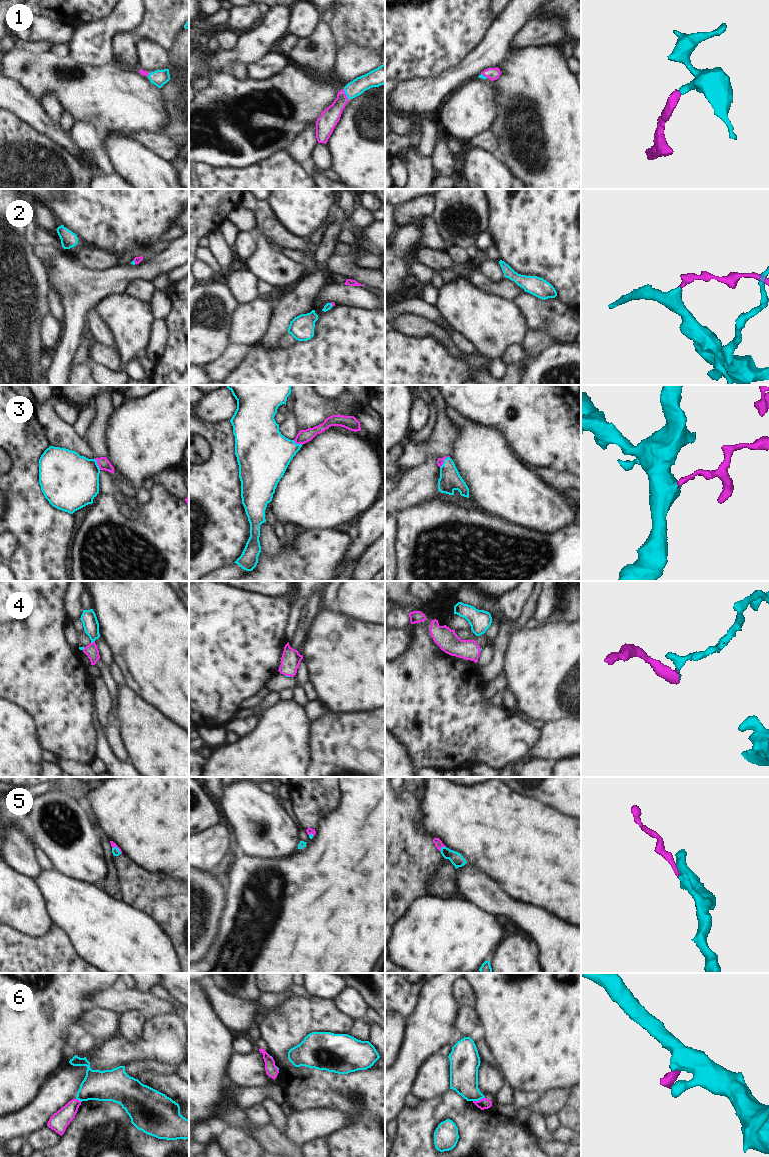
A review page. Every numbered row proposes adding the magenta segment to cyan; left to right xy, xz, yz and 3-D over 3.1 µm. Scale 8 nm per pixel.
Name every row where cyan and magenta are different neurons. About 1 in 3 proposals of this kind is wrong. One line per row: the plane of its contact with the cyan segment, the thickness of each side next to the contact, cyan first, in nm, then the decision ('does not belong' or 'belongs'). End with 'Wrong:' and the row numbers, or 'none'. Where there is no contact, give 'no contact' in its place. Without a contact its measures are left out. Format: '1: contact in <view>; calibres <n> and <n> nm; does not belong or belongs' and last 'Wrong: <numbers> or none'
1: contact in xz; calibres 130 and 150 nm; belongs
2: contact in xy; calibres 20 and 60 nm; belongs
3: contact in yz; calibres 170 and 60 nm; belongs
4: contact in xy; calibres 130 and 100 nm; belongs
5: contact in yz; calibres 100 and 70 nm; belongs
6: contact in yz; calibres 220 and 90 nm; does not belong
Wrong: 6

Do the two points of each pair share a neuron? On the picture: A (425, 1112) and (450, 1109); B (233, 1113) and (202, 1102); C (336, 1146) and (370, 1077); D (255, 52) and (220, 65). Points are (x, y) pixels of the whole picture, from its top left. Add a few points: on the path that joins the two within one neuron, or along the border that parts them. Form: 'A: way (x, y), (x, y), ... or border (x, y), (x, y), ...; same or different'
A: way (431, 1112), (444, 1109); same
B: border (231, 1102), (223, 1106), (215, 1117); different
C: way (353, 1130), (370, 1113), (370, 1094); same
D: way (246, 52), (237, 53), (229, 57); same

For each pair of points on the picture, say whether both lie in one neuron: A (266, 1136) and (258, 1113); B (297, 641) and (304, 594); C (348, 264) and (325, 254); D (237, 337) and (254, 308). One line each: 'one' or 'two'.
A: two
B: two
C: two
D: one

